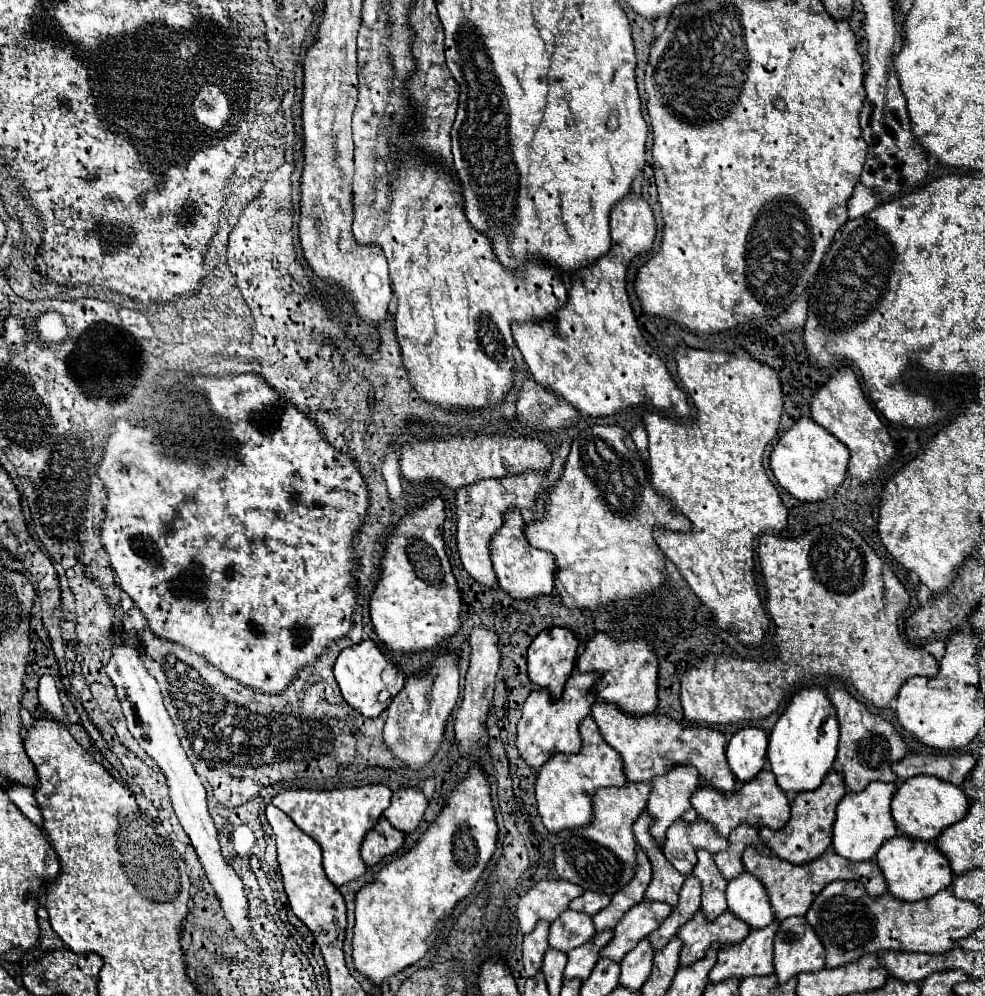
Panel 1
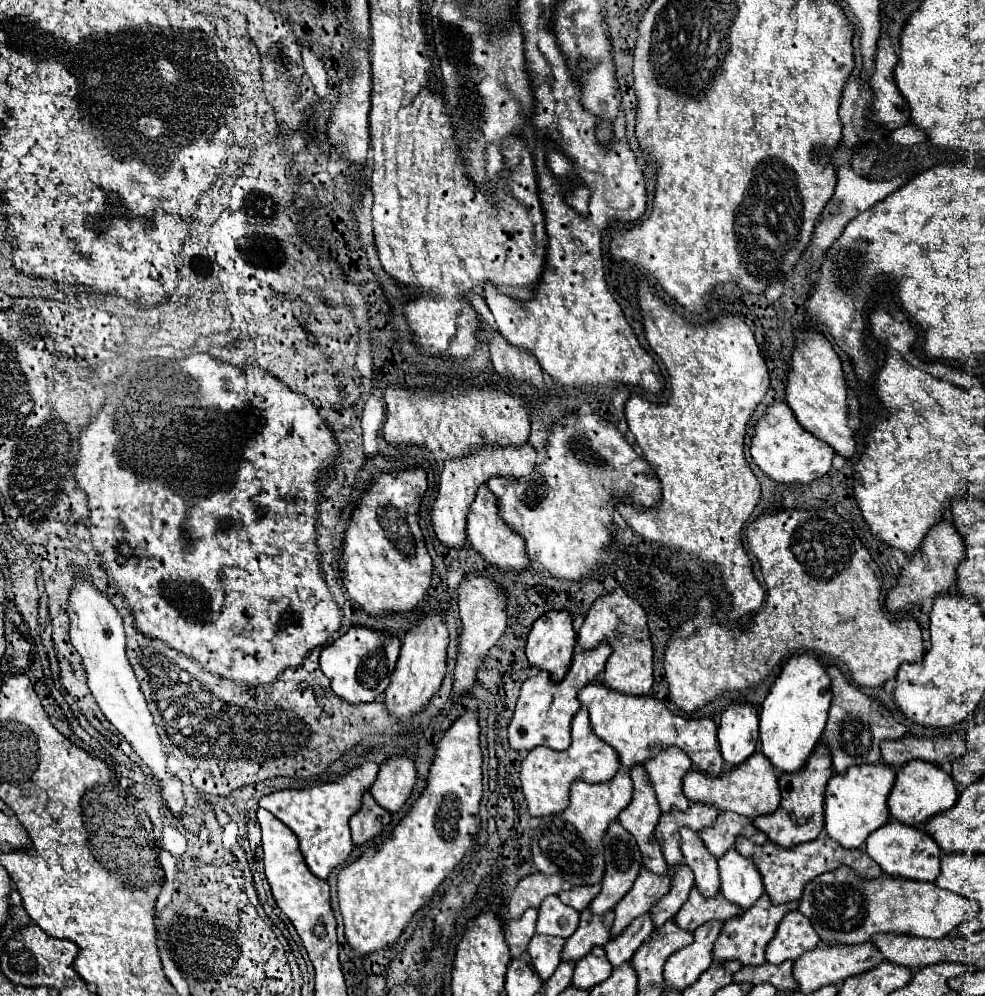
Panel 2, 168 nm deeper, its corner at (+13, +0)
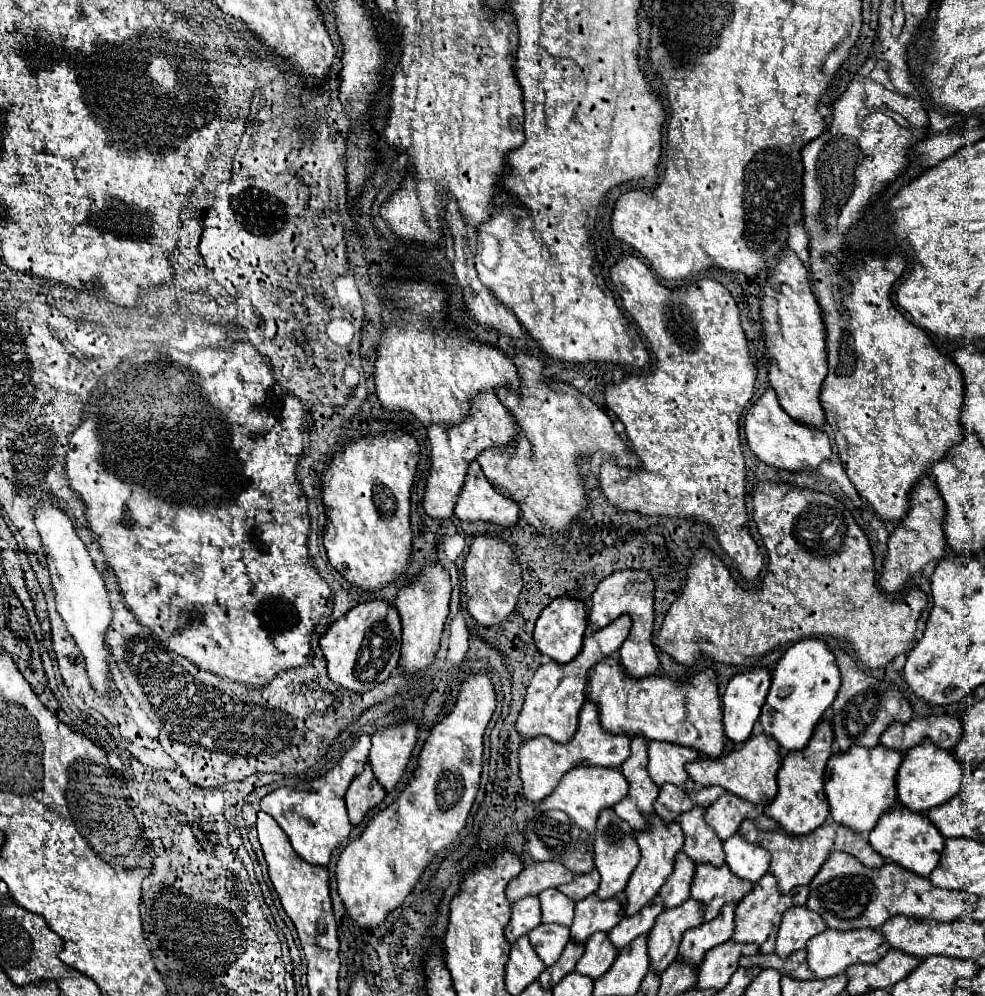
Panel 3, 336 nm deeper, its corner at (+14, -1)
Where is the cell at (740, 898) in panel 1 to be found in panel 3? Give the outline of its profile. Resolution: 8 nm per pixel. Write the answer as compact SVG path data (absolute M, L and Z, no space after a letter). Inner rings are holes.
M734 833L724 841L726 863L734 875L756 883L762 875L768 873L770 855L764 847L746 841L740 833Z

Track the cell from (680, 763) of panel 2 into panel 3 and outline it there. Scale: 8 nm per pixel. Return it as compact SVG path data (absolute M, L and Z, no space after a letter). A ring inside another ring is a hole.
M650 741L648 745L648 771L658 783L674 783L684 791L694 789L694 781L688 777L684 765L698 759L698 751L690 747L680 747L668 741Z

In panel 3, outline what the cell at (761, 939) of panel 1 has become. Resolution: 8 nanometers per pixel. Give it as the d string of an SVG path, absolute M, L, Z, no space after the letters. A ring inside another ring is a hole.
M766 873L764 879L754 883L754 889L738 903L736 907L736 929L732 935L732 941L736 943L758 943L760 945L760 953L774 953L774 943L776 943L776 933L780 927L780 919L782 913L794 905L806 905L810 887L802 885L792 889L788 895L782 895L778 891L778 883L776 877L772 873Z

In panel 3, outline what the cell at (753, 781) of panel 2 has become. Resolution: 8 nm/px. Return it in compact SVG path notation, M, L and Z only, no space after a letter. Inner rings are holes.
M758 733L758 735L750 735L748 741L744 741L742 745L738 745L736 749L732 749L730 753L726 753L718 759L704 757L704 759L688 763L686 771L698 787L720 785L726 791L732 791L734 795L738 795L754 805L768 805L778 793L776 773L778 773L780 765L782 765L782 751L780 751L776 739L770 739L770 735L766 735L766 733Z

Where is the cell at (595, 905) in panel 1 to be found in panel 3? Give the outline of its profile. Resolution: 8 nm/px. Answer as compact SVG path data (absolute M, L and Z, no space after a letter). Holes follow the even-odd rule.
M592 869L590 873L582 873L582 875L576 875L570 883L564 883L560 885L558 889L568 895L570 899L574 901L580 901L588 895L592 895L596 889L598 889L598 883L600 883L600 875L596 869Z

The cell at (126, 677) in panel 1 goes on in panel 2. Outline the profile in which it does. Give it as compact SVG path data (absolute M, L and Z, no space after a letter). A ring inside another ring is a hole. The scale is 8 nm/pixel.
M81 572L77 576L77 582L73 584L73 592L69 598L67 614L71 618L71 642L83 656L83 664L87 670L87 680L89 680L89 690L95 696L101 712L105 718L119 730L119 734L133 746L137 756L151 768L153 776L159 782L159 794L163 798L165 808L171 812L173 818L181 818L181 812L185 808L185 798L183 798L183 782L167 772L167 754L161 744L157 726L153 722L153 716L147 708L145 696L141 692L139 680L127 660L125 652L125 630L123 630L123 620L117 614L115 606L111 600L95 590L95 586L89 582L89 574Z

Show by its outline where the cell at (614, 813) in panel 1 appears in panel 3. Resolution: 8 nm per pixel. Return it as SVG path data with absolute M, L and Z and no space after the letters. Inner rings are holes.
M572 767L548 799L534 805L534 817L528 821L528 849L536 861L560 861L574 873L594 869L594 831L600 809L614 807L628 795L628 781L612 767Z

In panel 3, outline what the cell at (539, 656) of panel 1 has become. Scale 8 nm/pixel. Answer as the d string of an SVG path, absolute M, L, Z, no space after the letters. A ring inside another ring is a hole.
M558 597L540 613L534 629L534 643L542 655L552 657L556 663L568 663L582 649L586 625L588 625L588 615L584 603L572 597Z

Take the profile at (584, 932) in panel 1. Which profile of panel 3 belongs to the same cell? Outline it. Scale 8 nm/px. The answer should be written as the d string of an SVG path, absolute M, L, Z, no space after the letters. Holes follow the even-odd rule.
M546 889L540 895L542 903L542 921L544 923L560 923L560 925L572 925L574 919L574 901L568 899L558 889Z

